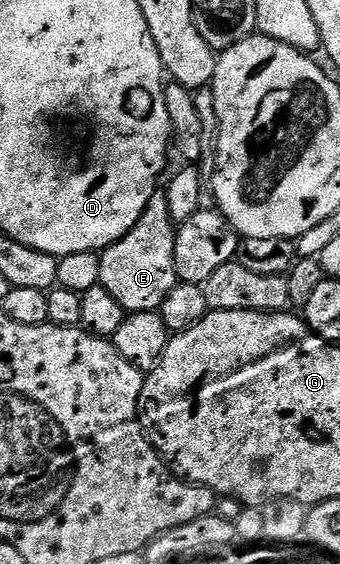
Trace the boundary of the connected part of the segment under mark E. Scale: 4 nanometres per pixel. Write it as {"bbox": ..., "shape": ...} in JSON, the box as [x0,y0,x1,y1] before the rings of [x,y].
{"bbox":[100,192,177,314],"shape":[[[157,192],[146,212],[114,244],[107,246],[100,254],[100,285],[122,304],[125,312],[137,314],[147,310],[159,311],[160,306],[176,287],[176,265],[174,264],[174,244],[176,243],[177,223],[170,216],[170,204],[166,204],[163,192]]]}

